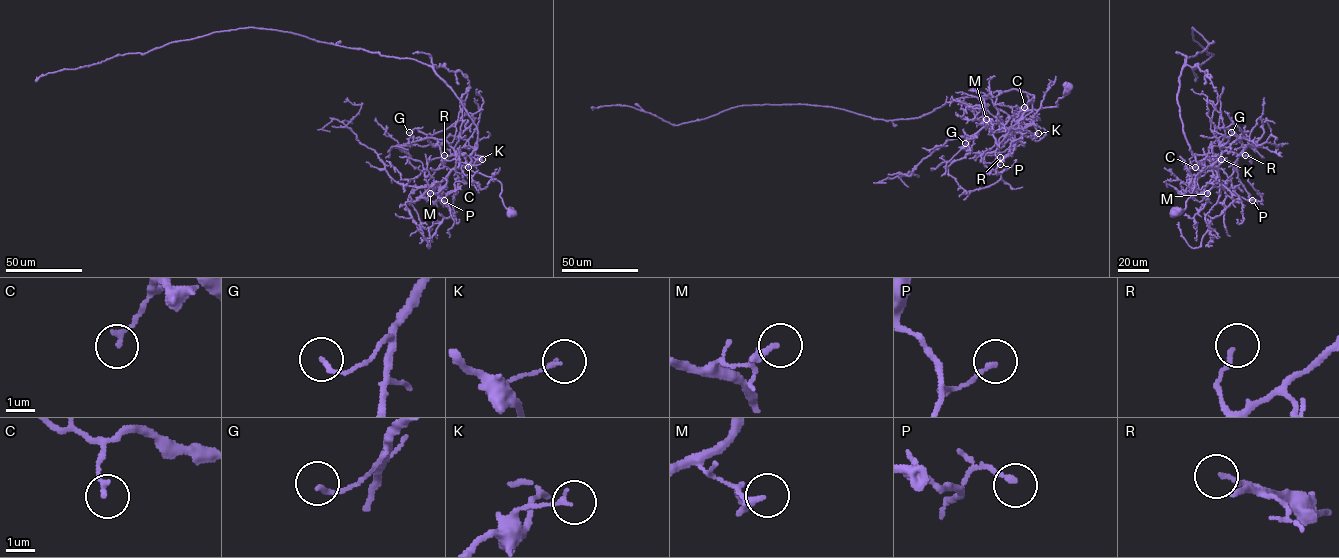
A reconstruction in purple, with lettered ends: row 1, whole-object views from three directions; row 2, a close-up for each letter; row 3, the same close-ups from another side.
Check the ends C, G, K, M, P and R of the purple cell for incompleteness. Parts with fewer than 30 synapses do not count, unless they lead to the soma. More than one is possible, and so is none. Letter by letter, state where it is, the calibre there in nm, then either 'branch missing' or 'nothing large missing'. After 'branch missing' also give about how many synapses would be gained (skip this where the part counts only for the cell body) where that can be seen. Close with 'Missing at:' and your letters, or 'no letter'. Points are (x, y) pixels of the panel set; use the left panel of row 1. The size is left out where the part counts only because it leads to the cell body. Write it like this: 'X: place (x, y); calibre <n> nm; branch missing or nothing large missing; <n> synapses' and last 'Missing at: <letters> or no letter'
C: place (468, 167); calibre 170 nm; nothing large missing
G: place (409, 132); calibre 150 nm; nothing large missing
K: place (482, 159); calibre 140 nm; nothing large missing
M: place (430, 193); calibre 160 nm; nothing large missing
P: place (444, 200); calibre 170 nm; nothing large missing
R: place (444, 155); calibre 150 nm; nothing large missing
Missing at: no letter

